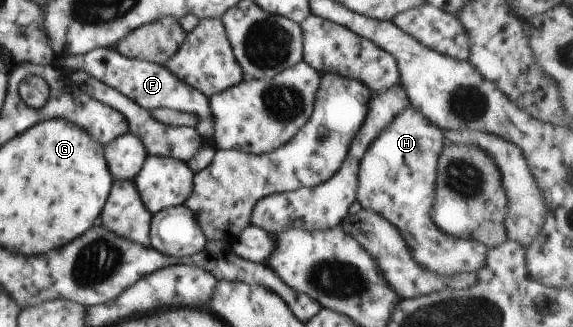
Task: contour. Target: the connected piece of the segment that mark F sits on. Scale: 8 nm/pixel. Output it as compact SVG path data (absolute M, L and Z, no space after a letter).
M108 47L93 49L84 55L57 57L53 66L69 70L71 74L85 71L89 76L122 92L148 111L163 107L194 114L197 117L196 128L199 134L209 145L213 145L215 152L219 150L214 144L214 116L210 107L210 98L199 89L181 80L167 67L149 61L127 58L114 48Z

